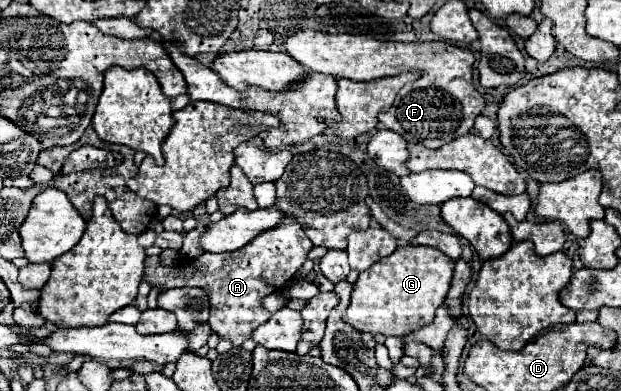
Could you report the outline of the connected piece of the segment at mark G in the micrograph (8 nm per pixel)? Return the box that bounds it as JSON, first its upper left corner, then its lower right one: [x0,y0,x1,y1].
[344,244,454,336]

